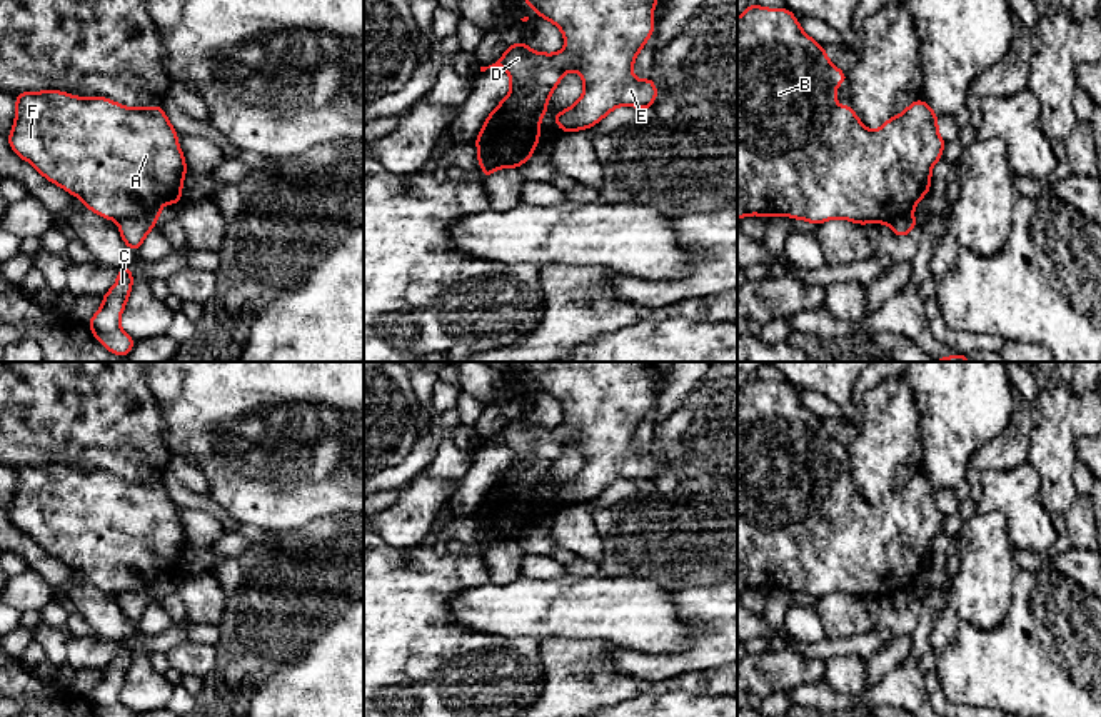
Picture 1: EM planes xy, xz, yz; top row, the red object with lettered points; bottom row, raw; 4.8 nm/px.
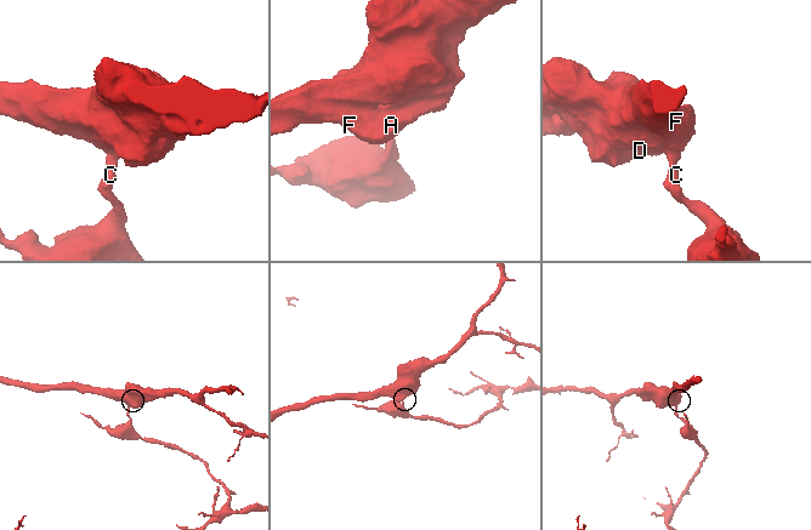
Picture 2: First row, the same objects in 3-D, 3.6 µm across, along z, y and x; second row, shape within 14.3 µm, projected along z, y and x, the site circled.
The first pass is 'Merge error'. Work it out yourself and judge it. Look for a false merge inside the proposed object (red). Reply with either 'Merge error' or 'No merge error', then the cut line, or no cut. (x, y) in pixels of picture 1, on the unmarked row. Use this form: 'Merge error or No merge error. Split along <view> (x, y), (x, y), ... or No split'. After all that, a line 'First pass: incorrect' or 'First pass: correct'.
Merge error. Split along xz (531, 531), (511, 527), (499, 536)
First pass: correct

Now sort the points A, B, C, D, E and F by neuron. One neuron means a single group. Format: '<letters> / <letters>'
A B D E F / C

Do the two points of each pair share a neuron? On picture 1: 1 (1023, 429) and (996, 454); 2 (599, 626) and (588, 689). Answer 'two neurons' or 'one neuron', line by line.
1: one neuron
2: two neurons

